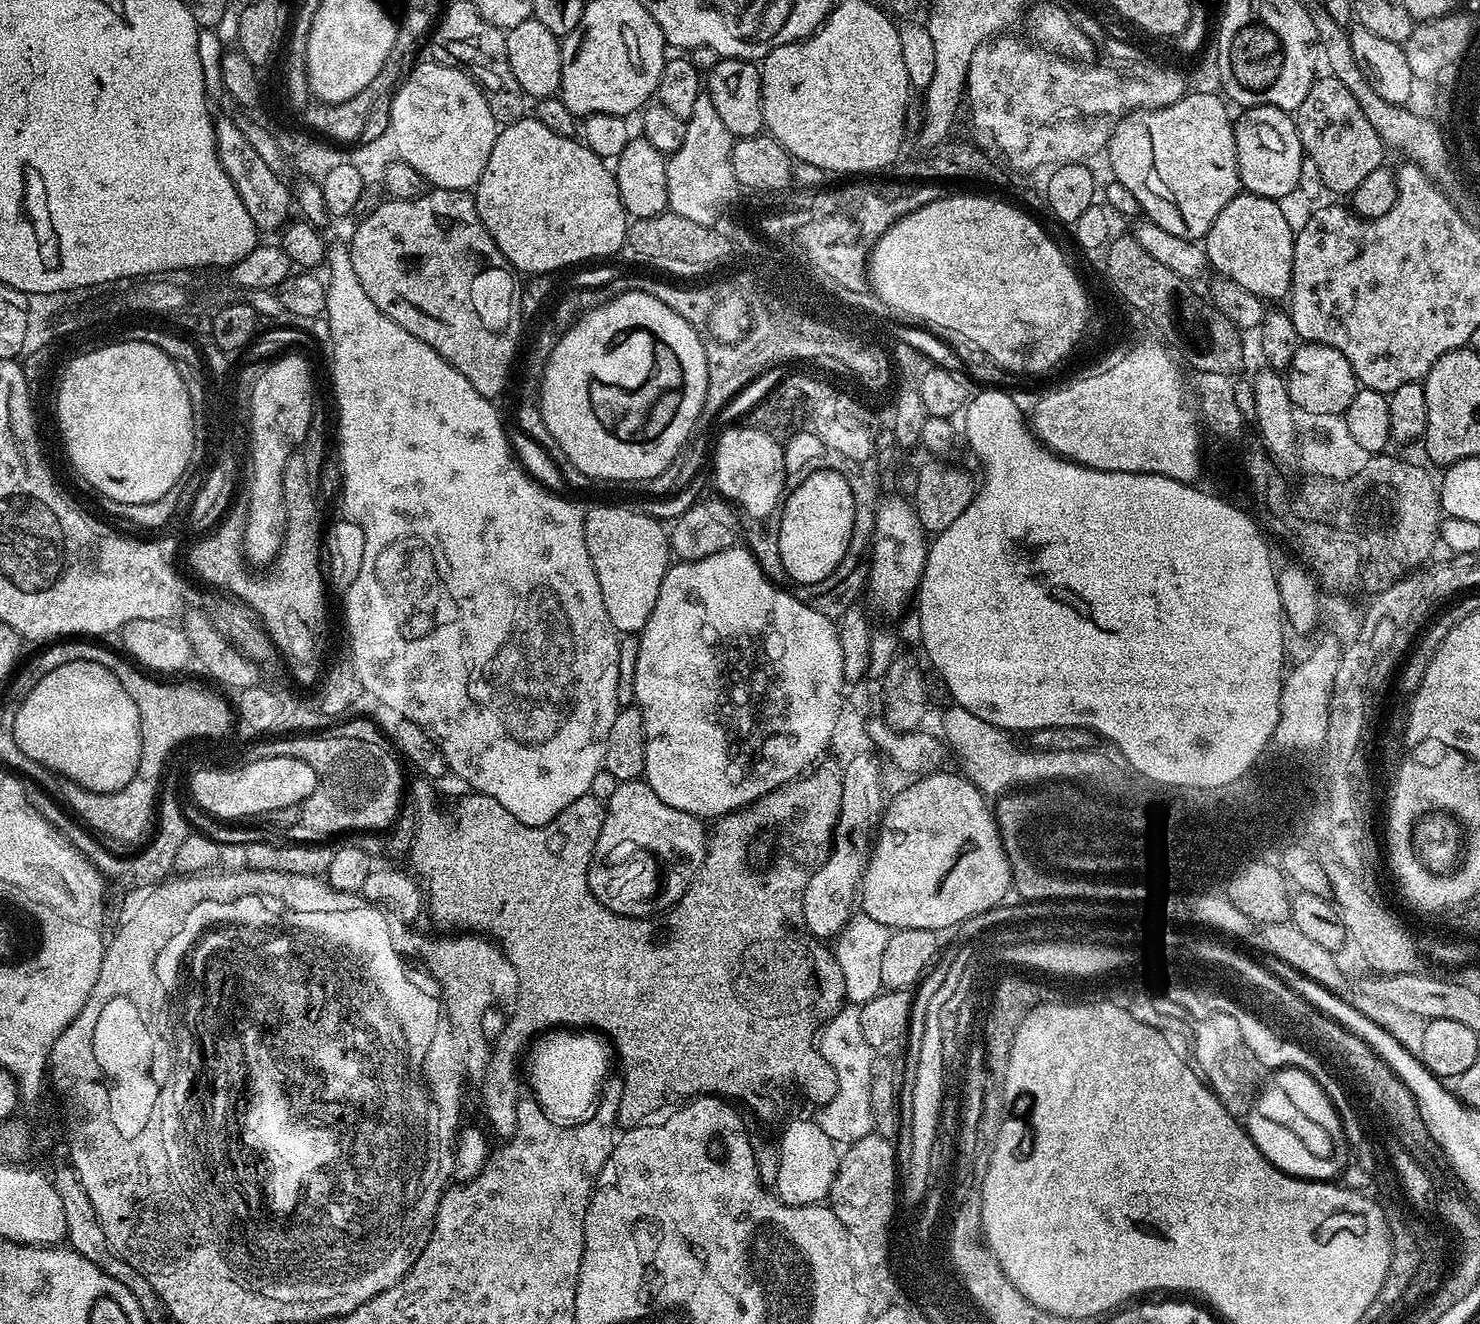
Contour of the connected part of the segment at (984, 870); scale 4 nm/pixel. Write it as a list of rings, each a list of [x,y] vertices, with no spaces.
[[[937,770],[921,775],[913,779],[913,784],[908,784],[896,797],[887,801],[883,816],[880,817],[878,831],[874,836],[874,843],[871,845],[871,855],[868,858],[868,865],[865,866],[863,881],[858,889],[858,904],[862,912],[874,918],[875,921],[884,923],[888,929],[913,928],[914,930],[930,930],[937,934],[943,933],[943,928],[955,929],[964,923],[965,920],[974,918],[991,908],[999,908],[1003,905],[1008,894],[1013,891],[1011,866],[1004,852],[1002,838],[999,836],[999,828],[996,825],[996,817],[990,807],[989,797],[979,792],[968,780],[967,776],[947,770]]]

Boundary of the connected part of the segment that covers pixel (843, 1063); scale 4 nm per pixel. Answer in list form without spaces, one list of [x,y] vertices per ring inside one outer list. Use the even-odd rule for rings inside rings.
[[[843,1005],[836,1015],[825,1023],[818,1038],[818,1047],[826,1062],[830,1063],[830,1068],[834,1070],[836,1088],[834,1098],[816,1110],[816,1124],[822,1126],[822,1130],[825,1130],[834,1142],[853,1142],[869,1135],[874,1129],[870,1084],[876,1050],[863,1037],[859,1005]]]

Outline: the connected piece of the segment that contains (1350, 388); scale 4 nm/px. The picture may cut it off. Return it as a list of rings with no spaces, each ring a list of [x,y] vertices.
[[[1311,342],[1301,343],[1292,359],[1291,368],[1287,369],[1286,381],[1292,403],[1301,413],[1309,412],[1312,416],[1339,417],[1347,412],[1358,387],[1350,362],[1346,362],[1338,350]]]

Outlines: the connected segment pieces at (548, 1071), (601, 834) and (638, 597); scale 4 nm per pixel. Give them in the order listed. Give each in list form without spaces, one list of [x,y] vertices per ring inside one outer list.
[[[549,1030],[535,1037],[526,1052],[526,1068],[528,1064],[531,1095],[539,1102],[540,1109],[552,1120],[565,1126],[581,1124],[594,1118],[596,1105],[600,1103],[605,1083],[610,1076],[607,1051],[609,1049],[606,1047],[605,1037],[595,1030]]]
[[[643,779],[617,783],[617,790],[606,800],[606,806],[608,813],[605,816],[603,813],[596,834],[596,848],[592,852],[592,865],[588,867],[588,881],[594,898],[616,916],[652,918],[655,912],[667,913],[704,866],[710,839],[709,829],[704,829],[705,821],[666,805]]]
[[[600,504],[597,508],[584,512],[584,533],[586,534],[586,550],[590,550],[590,562],[594,562],[594,574],[598,574],[598,586],[602,586],[602,602],[606,602],[606,614],[610,614],[610,622],[620,634],[638,634],[646,626],[650,614],[654,610],[654,602],[658,602],[658,590],[662,590],[662,578],[670,567],[670,536],[665,525],[647,511],[635,512],[632,508],[619,508],[616,504]]]

